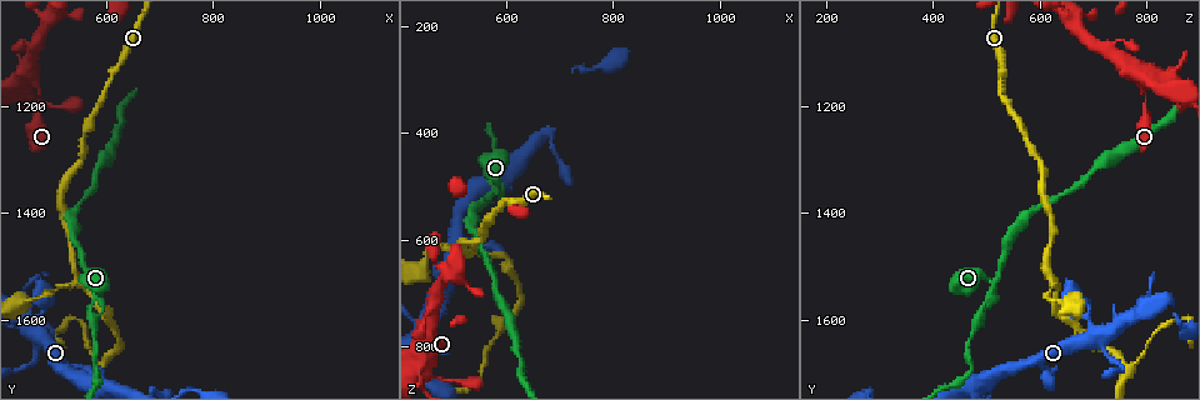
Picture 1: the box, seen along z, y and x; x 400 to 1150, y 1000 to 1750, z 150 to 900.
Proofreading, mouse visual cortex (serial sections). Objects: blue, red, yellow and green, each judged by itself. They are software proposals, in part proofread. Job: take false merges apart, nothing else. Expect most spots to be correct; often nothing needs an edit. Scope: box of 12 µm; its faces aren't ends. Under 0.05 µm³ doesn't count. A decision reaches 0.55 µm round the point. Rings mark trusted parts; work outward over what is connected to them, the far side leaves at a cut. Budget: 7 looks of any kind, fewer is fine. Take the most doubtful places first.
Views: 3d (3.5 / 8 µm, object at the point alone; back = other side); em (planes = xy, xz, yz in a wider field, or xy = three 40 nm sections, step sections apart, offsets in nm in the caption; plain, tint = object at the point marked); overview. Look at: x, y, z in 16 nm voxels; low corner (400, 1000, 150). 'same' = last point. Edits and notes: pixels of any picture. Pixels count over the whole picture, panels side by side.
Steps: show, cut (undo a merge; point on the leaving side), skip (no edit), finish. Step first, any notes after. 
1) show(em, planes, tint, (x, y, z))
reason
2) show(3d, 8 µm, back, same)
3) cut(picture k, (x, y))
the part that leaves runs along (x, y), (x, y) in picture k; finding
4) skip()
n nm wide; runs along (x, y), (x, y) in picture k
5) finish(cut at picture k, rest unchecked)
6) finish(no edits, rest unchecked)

show(3d, 3.5 µm, (550, 1525, 625))
a fork

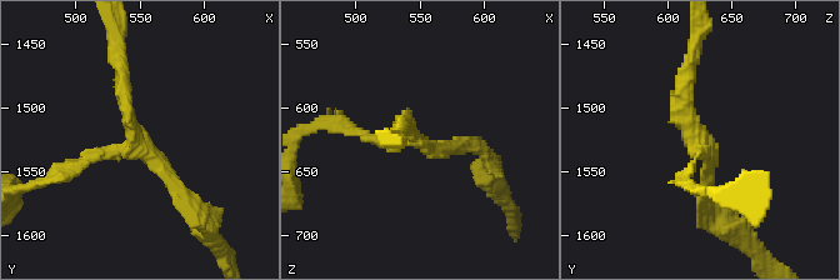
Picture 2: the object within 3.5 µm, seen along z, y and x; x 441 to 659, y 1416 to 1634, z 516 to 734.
show(em, planes, plain, (546, 1520, 622))
3 arms; arms of 100, 200, 200 nm

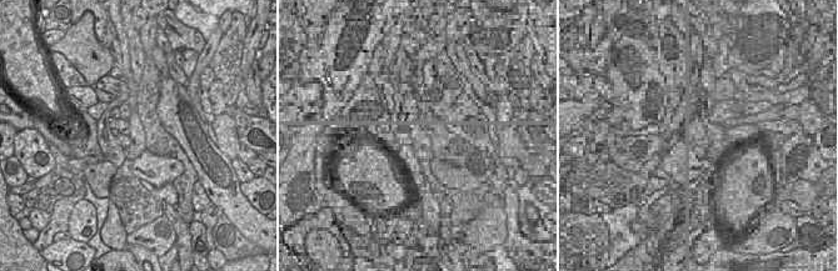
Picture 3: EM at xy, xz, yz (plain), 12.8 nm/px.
show(em, planes, tint, same)
where the object lies

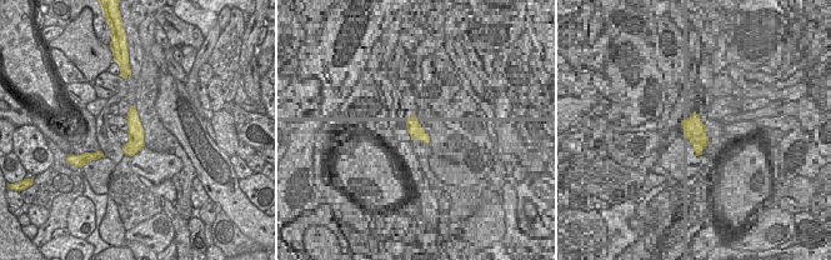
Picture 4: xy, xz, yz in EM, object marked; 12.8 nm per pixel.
skip()
runs along (133, 109), (134, 145), (130, 153) in picture 4; one cell here

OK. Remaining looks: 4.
show(3d, 8 µm, (470, 1610, 700))
sharp bend

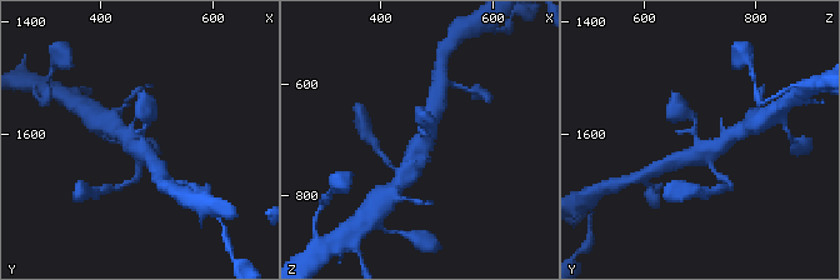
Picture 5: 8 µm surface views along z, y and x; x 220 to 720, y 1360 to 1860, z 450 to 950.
show(em, xy, step 1, tint, (480, 1615, 695))

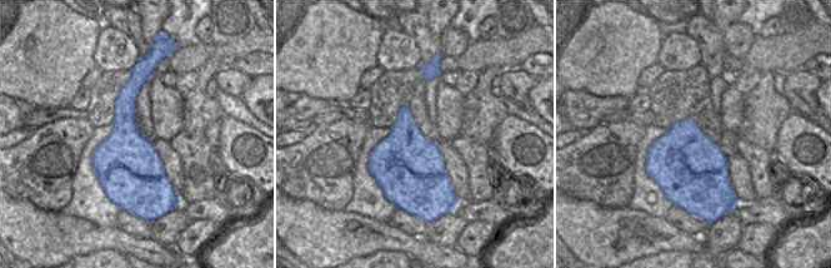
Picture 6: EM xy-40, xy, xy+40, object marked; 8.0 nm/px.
skip()
runs along (435, 114), (425, 140), (405, 170) in picture 5; continuous, no second cell

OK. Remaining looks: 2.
show(3d, 3.5 µm, (455, 1170, 850))
thin neck

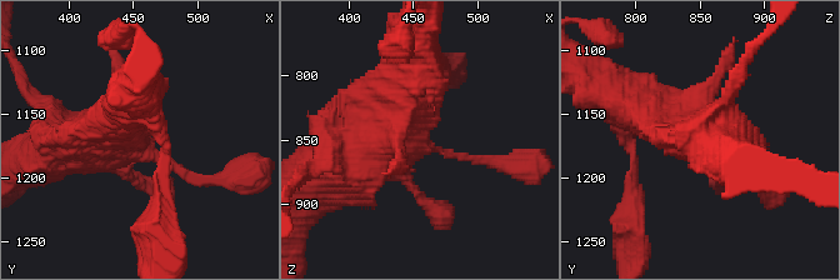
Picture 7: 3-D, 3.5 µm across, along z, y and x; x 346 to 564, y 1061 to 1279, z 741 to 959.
show(em, xy, step 1, tint, (454, 1178, 856))
need the tissue

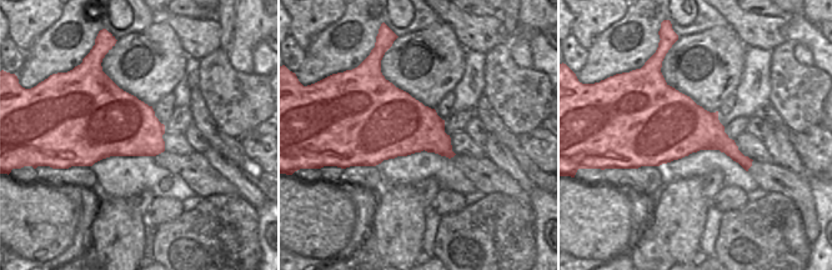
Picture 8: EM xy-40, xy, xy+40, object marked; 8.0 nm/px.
skip()
runs along (621, 108), (691, 131), (718, 174) in picture 7; all the same cell

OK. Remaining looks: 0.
finish(no edits, rest unchecked)

